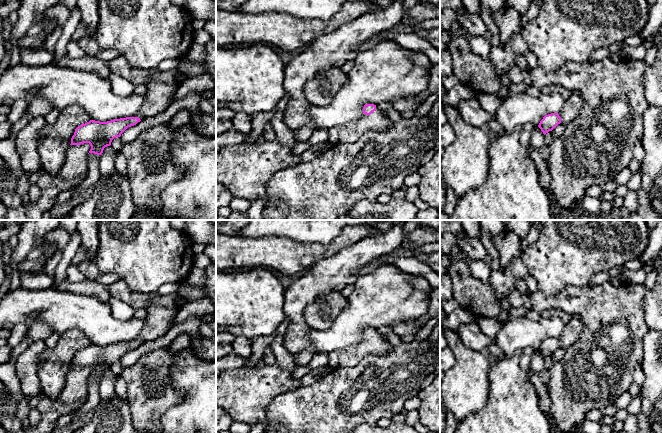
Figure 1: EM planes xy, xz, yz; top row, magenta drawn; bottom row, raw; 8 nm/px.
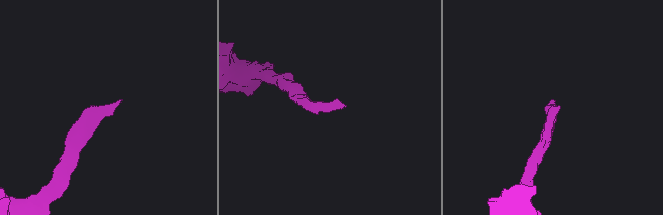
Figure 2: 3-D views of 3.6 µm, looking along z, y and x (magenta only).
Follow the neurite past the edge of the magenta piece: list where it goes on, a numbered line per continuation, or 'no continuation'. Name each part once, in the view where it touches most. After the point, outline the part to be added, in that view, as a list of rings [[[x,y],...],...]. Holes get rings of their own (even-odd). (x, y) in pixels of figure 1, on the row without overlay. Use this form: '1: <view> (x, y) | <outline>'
1: xz (376, 345) | [[[376,330],[376,334],[370,339],[362,337],[361,341],[354,346],[329,353],[328,365],[333,369],[353,367],[367,355],[387,355],[393,348]]]

